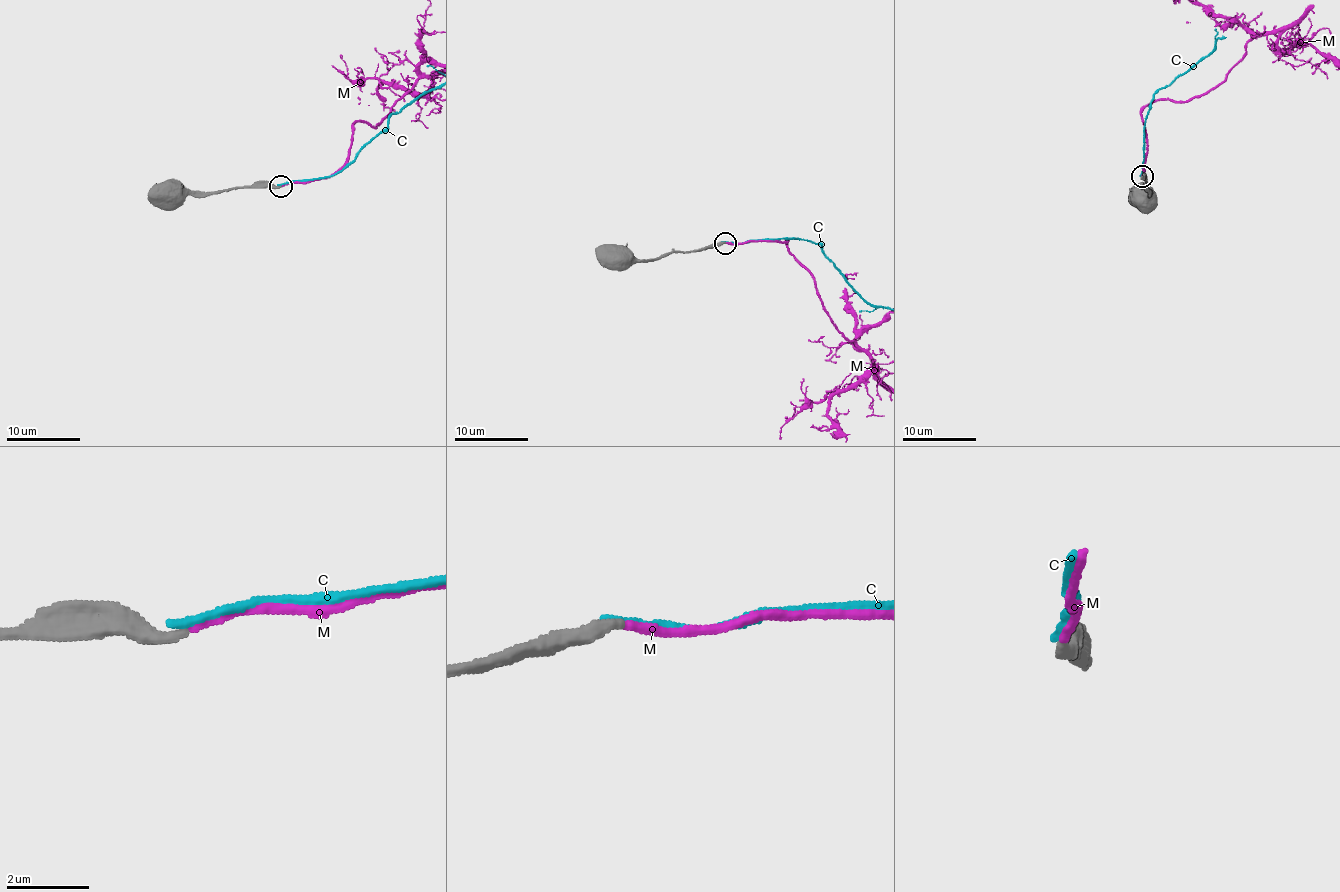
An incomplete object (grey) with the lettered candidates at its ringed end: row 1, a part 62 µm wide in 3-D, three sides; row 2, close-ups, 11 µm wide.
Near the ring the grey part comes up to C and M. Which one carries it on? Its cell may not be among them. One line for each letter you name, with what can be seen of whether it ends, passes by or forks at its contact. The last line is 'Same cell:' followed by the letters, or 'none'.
M: it ends
Same cell: M

